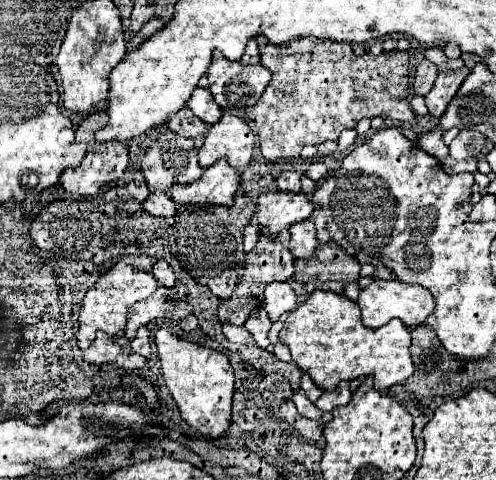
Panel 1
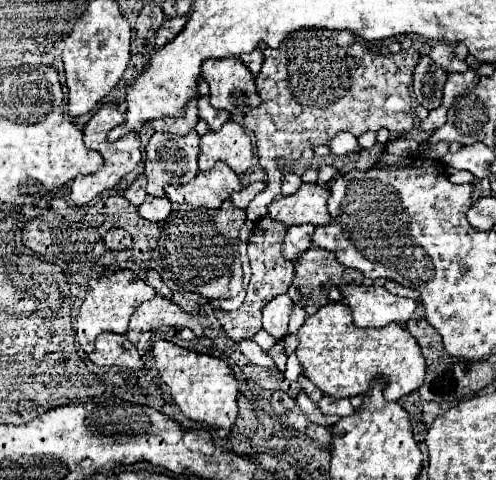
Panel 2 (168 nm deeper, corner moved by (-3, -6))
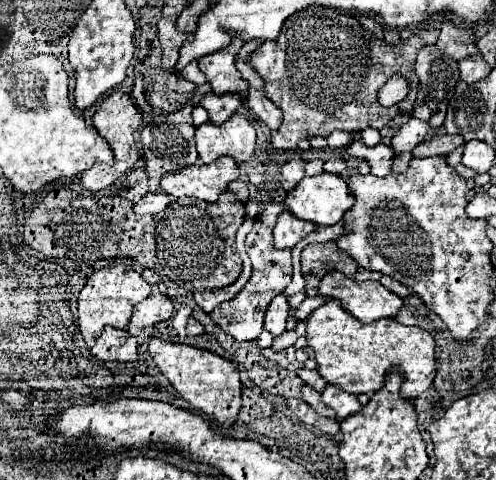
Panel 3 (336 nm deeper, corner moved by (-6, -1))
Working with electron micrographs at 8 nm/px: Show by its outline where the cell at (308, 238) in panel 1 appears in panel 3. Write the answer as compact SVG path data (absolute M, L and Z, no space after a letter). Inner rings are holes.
M283 211L277 219L273 237L275 237L275 247L285 249L285 247L295 247L307 233L315 231L317 225L315 223L307 223L303 219L295 219L295 215L291 215L289 211Z

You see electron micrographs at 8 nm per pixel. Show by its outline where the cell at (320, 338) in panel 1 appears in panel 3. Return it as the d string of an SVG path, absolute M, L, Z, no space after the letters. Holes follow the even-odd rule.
M327 299L307 319L307 345L315 351L317 371L329 385L335 385L351 395L373 393L383 387L385 375L391 367L403 371L401 395L415 399L435 377L435 341L419 327L407 327L395 319L379 319L371 325L359 323L337 299Z

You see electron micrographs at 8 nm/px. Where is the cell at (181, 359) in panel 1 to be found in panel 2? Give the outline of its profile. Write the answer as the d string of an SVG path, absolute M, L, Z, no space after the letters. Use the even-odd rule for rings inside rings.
M158 340L152 346L152 358L160 372L160 378L170 388L172 398L180 406L184 416L188 416L194 422L206 424L220 438L226 438L238 416L238 406L236 406L238 382L234 378L232 368L220 358L190 352L172 342L166 342L166 340Z

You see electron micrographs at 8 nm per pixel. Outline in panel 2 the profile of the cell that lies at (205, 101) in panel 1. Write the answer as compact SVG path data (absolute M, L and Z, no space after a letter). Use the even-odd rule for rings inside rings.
M208 96L198 98L198 112L200 112L200 118L210 126L210 130L220 130L222 124L228 122L228 118L230 118L230 114L226 110L212 108Z

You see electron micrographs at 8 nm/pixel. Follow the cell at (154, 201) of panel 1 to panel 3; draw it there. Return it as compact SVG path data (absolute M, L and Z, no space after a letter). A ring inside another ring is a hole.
M157 191L157 193L147 193L139 203L135 203L135 211L139 213L139 215L157 215L157 213L161 213L161 211L165 211L165 207L169 205L169 201L171 201L171 197L167 195L167 193L163 193L163 191Z

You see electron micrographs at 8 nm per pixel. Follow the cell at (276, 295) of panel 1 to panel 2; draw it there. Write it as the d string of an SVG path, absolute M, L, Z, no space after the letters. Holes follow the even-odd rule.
M280 294L274 300L270 300L264 308L264 330L274 336L276 340L280 340L282 336L288 334L288 318L292 312L292 298L288 294Z

